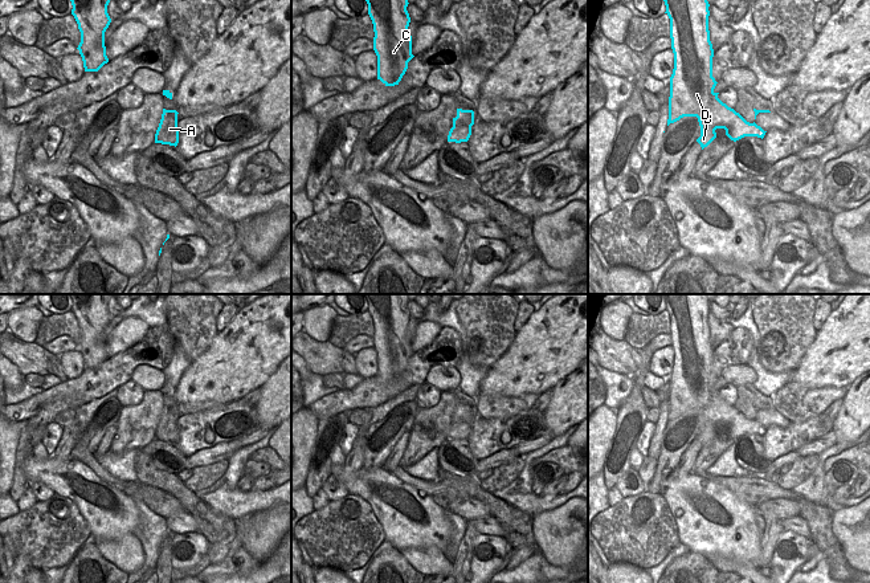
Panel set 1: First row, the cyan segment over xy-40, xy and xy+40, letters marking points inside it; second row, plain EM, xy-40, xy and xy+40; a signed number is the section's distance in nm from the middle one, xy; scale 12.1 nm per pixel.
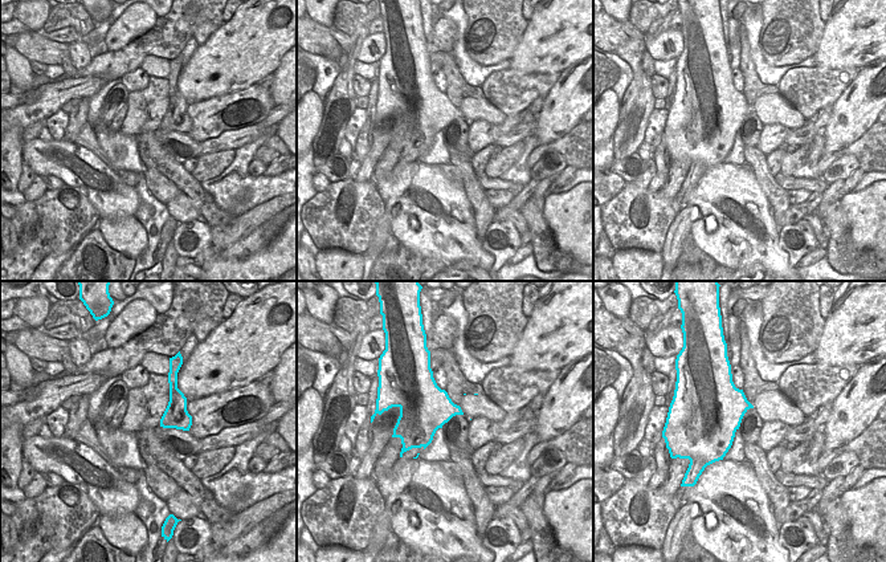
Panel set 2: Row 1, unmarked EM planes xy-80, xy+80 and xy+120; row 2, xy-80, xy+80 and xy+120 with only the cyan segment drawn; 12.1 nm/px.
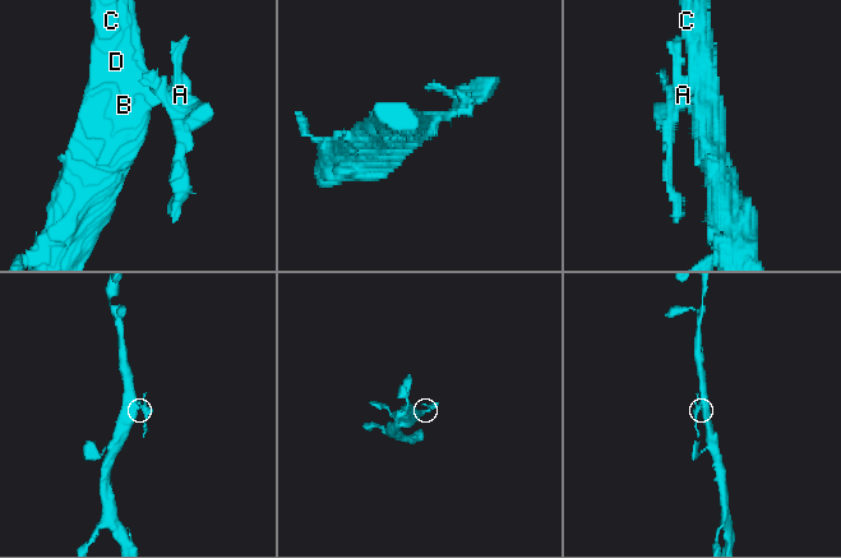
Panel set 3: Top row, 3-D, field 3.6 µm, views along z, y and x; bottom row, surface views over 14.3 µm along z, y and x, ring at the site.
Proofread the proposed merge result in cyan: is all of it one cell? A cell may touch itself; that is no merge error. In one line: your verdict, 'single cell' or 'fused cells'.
fused cells

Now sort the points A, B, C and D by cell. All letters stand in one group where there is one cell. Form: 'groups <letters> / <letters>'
groups A / B C D

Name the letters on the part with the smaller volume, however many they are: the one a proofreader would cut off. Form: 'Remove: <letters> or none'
Remove: A

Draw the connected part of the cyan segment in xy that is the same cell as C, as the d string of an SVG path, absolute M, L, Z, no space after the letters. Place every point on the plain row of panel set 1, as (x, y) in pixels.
M364 294L373 321L373 347L377 352L377 376L385 383L399 382L412 351L408 294Z

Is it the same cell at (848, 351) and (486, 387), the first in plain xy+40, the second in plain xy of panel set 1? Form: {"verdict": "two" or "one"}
{"verdict": "one"}

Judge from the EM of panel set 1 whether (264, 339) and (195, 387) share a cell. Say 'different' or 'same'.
same

